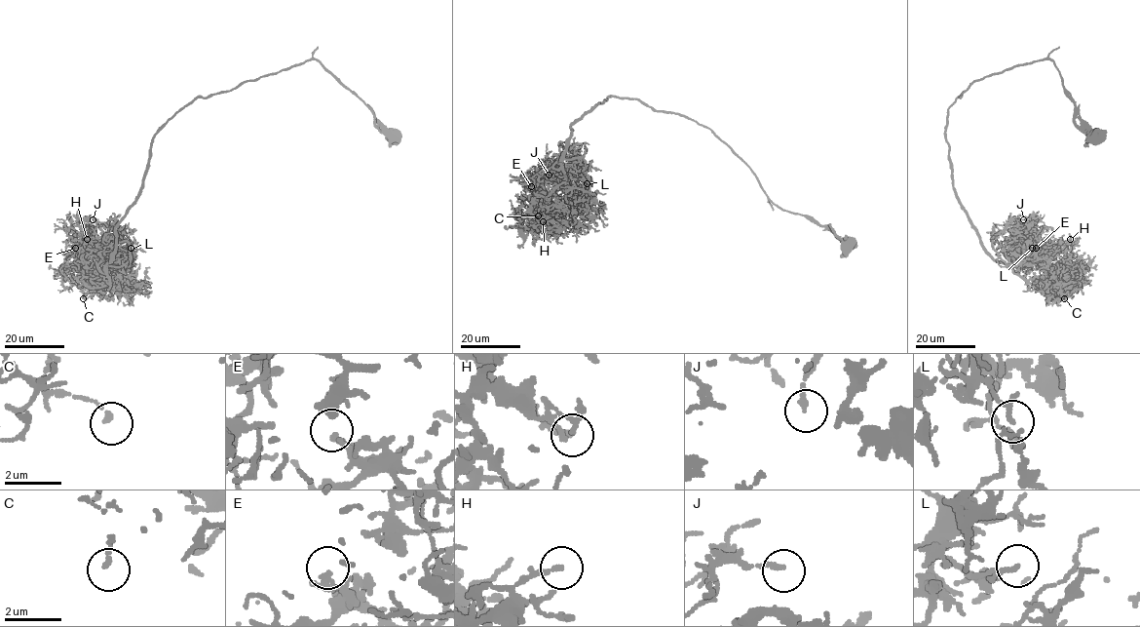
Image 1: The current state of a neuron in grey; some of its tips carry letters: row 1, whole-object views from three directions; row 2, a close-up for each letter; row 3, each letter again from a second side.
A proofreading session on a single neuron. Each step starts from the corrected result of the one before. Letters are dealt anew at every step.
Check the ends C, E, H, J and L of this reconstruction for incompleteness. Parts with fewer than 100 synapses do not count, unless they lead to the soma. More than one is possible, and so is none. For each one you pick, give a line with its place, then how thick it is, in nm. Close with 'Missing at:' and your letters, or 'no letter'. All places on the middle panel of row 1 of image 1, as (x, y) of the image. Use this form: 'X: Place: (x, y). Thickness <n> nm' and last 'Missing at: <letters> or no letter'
J: Place: (549, 175). Thickness 160 nm
Missing at: J

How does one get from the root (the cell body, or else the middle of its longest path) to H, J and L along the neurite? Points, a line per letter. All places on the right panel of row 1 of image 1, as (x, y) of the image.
H: (1095, 136), (1049, 59), (975, 80), (948, 108), (953, 187), (981, 247), (1017, 273), (1017, 261), (1070, 239)
J: (1095, 136), (1049, 59), (956, 98), (955, 194), (1017, 273), (1004, 248), (1023, 219)
L: (1095, 136), (1049, 59), (975, 80), (948, 108), (953, 187), (981, 247), (1006, 267), (1013, 249), (1032, 248)

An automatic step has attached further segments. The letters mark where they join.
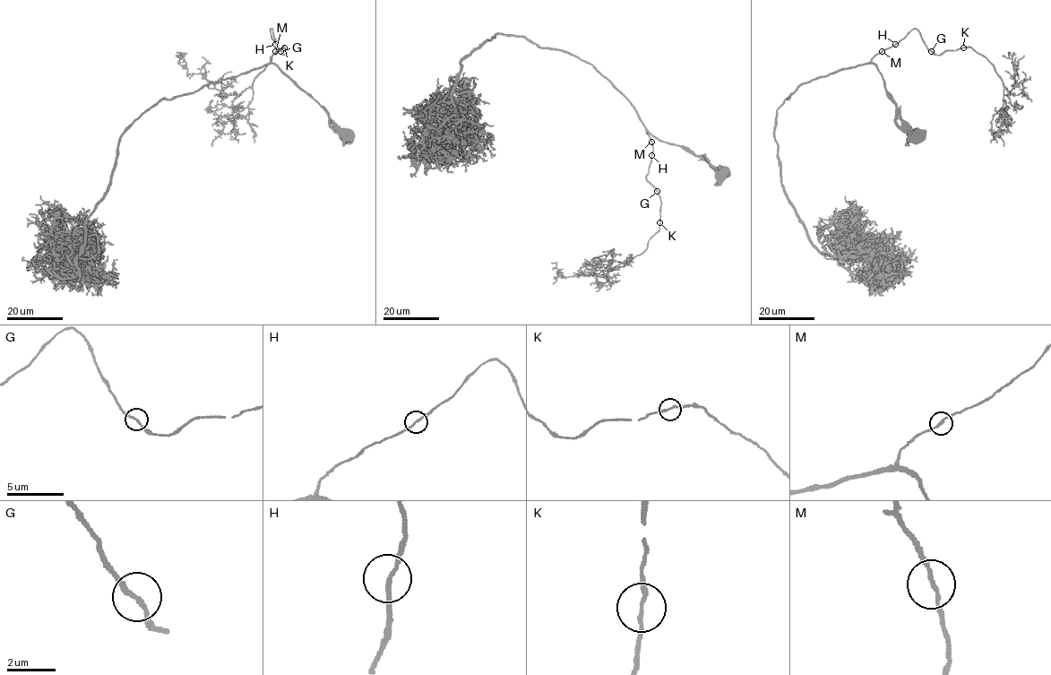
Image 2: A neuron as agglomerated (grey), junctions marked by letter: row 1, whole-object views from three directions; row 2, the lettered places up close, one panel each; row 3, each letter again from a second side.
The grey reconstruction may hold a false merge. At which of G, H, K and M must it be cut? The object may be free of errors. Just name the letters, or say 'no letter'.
no letter

